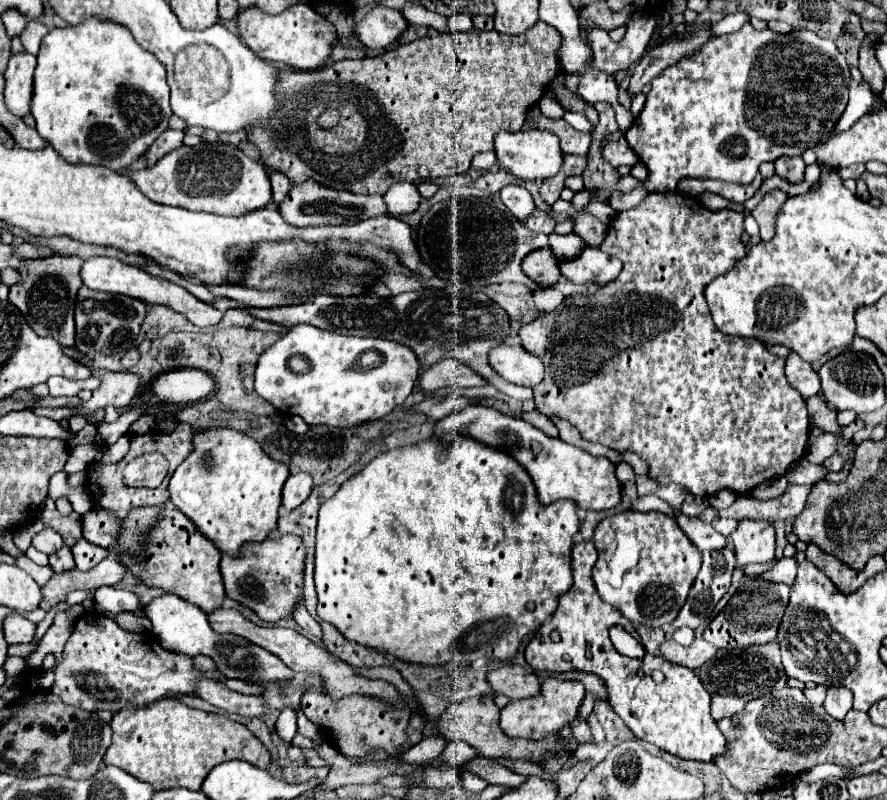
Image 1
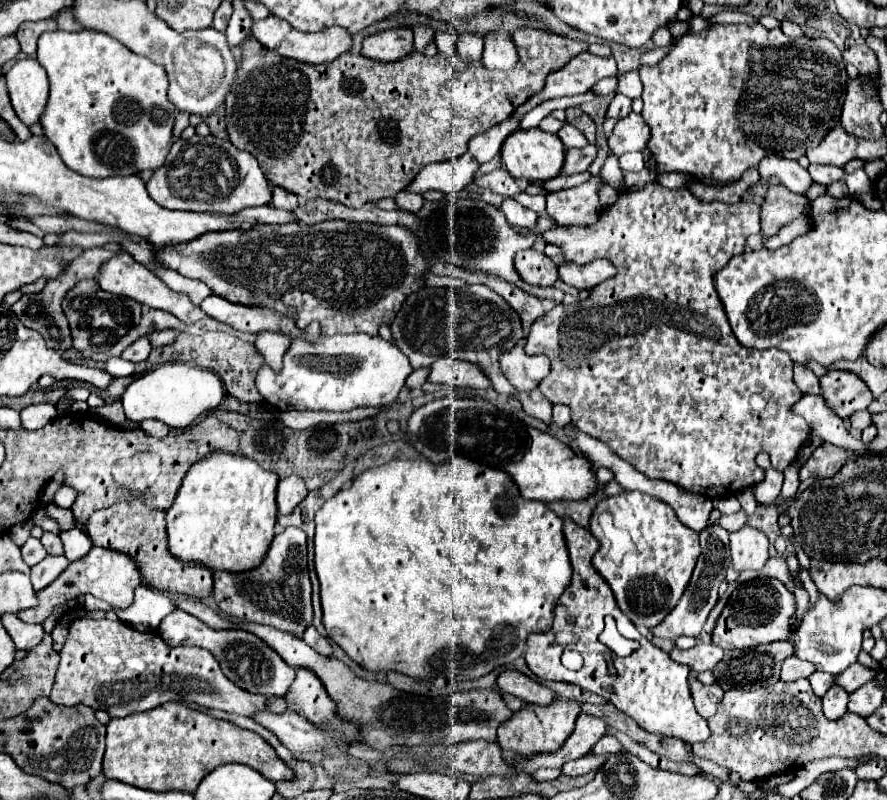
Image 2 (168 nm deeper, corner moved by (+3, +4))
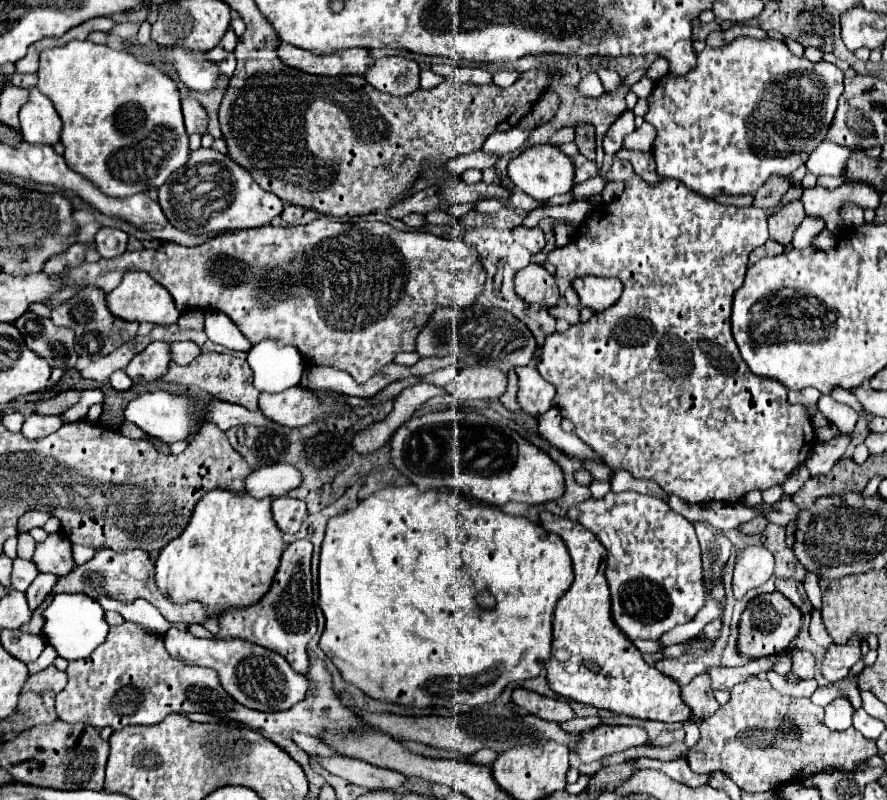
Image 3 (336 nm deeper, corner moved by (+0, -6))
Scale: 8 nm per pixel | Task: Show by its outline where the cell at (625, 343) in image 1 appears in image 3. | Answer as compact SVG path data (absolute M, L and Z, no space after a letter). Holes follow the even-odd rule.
M632 176L626 182L626 188L618 200L612 204L600 204L596 206L584 226L580 226L578 236L562 246L554 248L548 254L548 262L556 266L556 276L573 282L578 277L596 275L602 277L616 277L622 280L624 292L620 300L610 306L608 310L594 314L588 322L580 322L576 326L570 326L566 332L554 332L546 336L546 342L536 356L536 368L556 386L554 406L560 410L564 418L570 418L576 426L576 436L582 438L588 446L596 450L604 458L604 462L610 468L628 470L634 478L646 478L654 480L658 486L662 486L668 494L678 496L680 500L688 504L704 504L704 502L738 502L744 494L752 490L768 490L776 484L784 484L784 480L800 466L804 464L812 444L814 444L814 426L808 414L806 406L796 406L788 402L788 388L782 382L776 382L776 378L756 378L748 366L744 366L744 360L740 358L740 350L732 338L730 332L730 308L732 308L732 296L742 286L748 256L754 248L764 246L768 240L768 228L766 210L760 210L756 206L750 208L738 208L738 206L722 206L714 200L708 200L692 190L688 190L680 180L664 178L656 186L648 186L644 180Z

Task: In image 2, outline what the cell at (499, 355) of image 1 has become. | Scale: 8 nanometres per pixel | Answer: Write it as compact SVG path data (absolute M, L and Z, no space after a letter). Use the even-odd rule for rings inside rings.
M517 346L501 354L501 370L515 390L531 392L551 372L551 366L545 354L529 356L521 346Z

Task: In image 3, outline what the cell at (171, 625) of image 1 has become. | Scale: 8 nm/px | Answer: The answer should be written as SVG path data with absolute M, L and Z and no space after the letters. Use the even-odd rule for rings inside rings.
M170 628L164 634L166 650L184 664L206 666L218 672L224 690L244 706L262 712L280 712L292 708L308 692L308 678L296 674L290 664L276 652L240 638L196 638L188 630Z

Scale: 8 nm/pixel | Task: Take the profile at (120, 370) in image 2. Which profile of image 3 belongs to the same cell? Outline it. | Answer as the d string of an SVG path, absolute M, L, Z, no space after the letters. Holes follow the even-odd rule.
M118 370L118 372L112 374L110 384L112 384L112 388L116 388L116 390L128 390L134 382L132 382L132 378L128 378L128 374L126 374L124 370Z

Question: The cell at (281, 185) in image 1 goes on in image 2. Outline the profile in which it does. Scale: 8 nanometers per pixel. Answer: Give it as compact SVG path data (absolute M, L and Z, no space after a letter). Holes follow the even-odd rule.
M273 188L273 200L271 200L271 204L273 204L275 208L293 212L293 210L299 206L299 198L297 198L295 194L283 190L283 188Z

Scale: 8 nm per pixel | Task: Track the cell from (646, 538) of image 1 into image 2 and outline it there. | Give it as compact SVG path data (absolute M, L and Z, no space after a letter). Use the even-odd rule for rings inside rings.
M621 492L597 502L597 508L593 510L593 516L591 516L589 530L601 544L601 548L593 556L593 566L611 586L621 612L641 630L655 628L677 606L679 598L683 596L689 584L691 572L701 552L697 532L693 532L691 528L685 528L685 524L677 520L669 504L641 492Z

